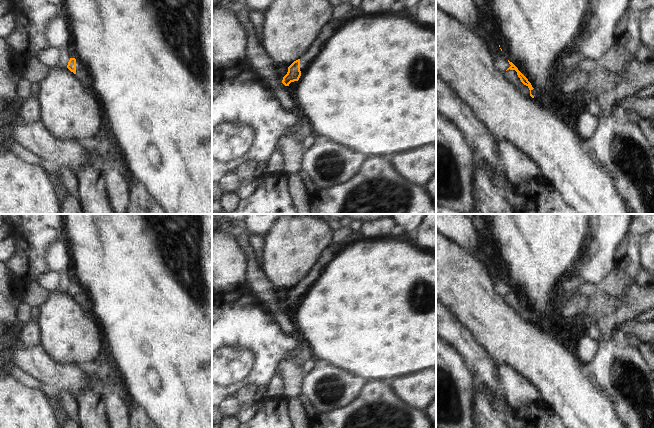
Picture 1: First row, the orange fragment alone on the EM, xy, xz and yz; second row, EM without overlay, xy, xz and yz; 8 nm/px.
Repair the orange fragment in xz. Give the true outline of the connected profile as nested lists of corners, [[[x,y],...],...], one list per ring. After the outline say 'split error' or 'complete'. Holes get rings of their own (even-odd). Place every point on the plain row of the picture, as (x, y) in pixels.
[[[320,264],[312,266],[312,272],[300,283],[294,285],[289,291],[287,298],[283,301],[282,307],[289,310],[291,306],[298,305],[301,297],[310,288],[313,282],[322,273],[323,267]]]; split error

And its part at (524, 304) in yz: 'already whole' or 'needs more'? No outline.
needs more

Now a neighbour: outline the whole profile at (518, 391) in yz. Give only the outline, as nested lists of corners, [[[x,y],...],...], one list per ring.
[[[496,363],[500,388],[508,405],[514,410],[526,403],[542,401],[539,392],[524,377],[505,364]]]

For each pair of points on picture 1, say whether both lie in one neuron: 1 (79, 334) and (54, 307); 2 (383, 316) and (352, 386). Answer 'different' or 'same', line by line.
1: same
2: different

